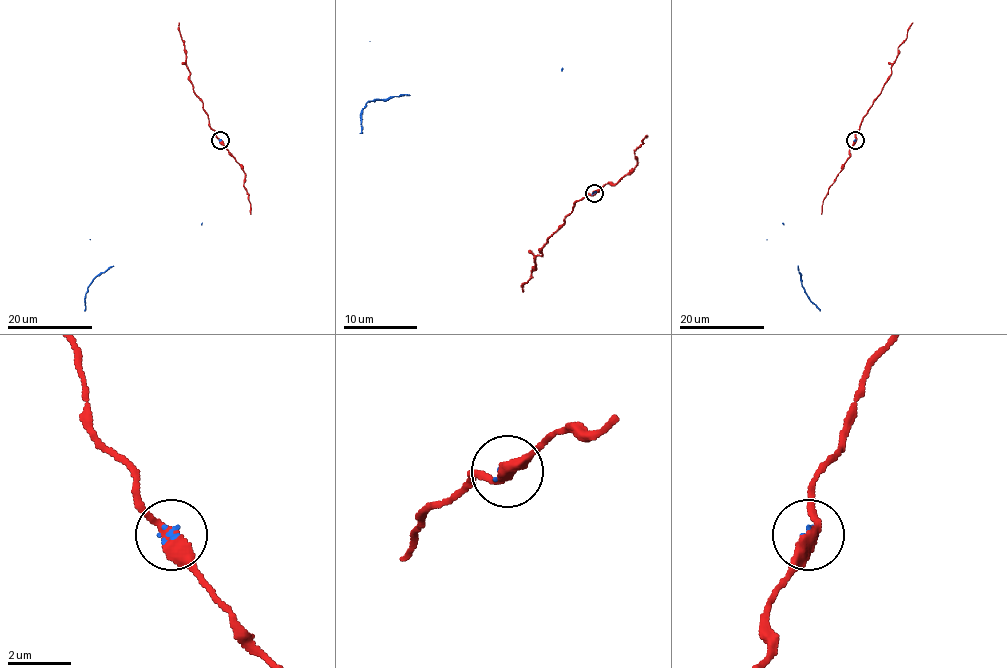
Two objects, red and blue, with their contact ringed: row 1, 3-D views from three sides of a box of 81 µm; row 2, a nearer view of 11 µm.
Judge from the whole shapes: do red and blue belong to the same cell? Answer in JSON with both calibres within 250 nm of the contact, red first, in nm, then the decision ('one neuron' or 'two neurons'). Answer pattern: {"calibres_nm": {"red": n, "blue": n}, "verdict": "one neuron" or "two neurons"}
{"calibres_nm": {"red": 400, "blue": 90}, "verdict": "two neurons"}

